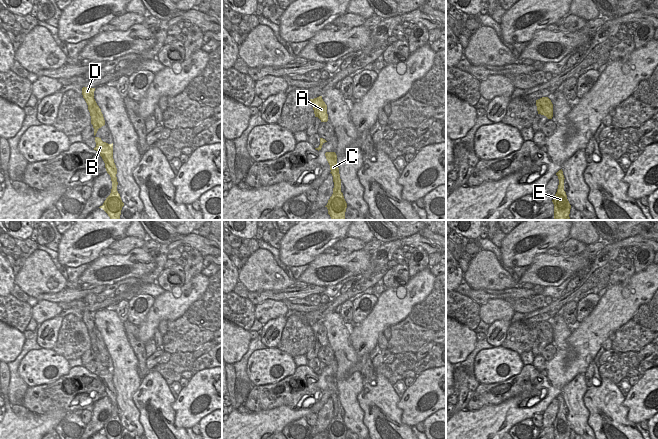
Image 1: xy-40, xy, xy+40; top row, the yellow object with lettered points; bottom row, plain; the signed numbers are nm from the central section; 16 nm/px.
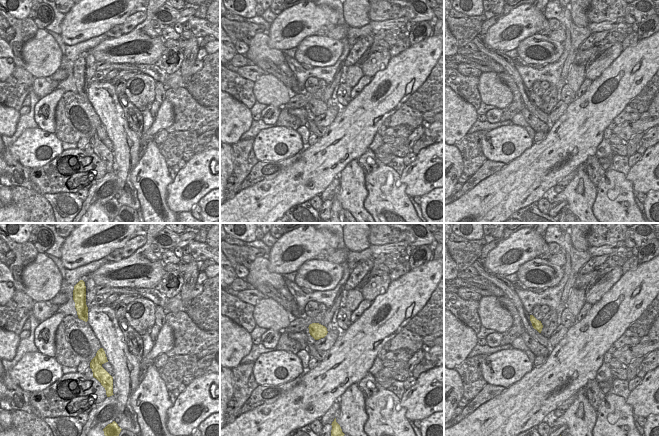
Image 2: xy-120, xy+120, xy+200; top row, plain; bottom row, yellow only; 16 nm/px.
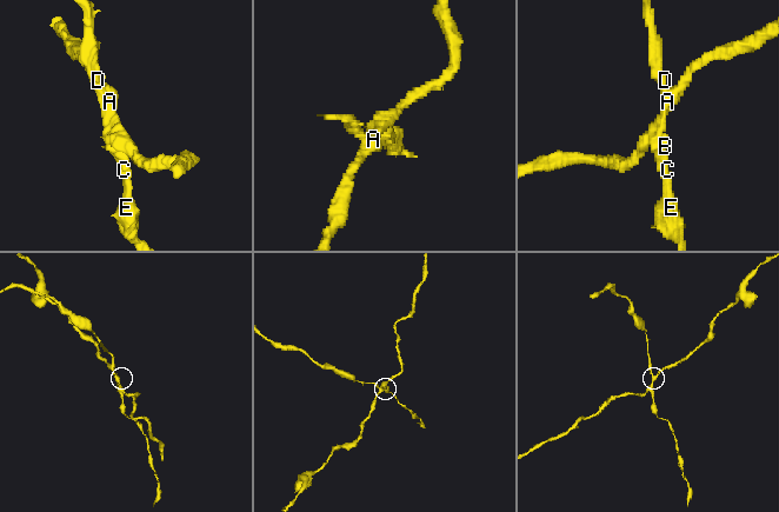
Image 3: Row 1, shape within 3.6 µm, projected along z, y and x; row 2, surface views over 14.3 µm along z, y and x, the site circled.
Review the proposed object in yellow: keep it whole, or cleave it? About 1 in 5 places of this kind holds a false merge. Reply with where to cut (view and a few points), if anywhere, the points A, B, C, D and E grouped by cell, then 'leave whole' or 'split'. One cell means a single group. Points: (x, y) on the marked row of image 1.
xy-40 (94, 101), (94, 114), (99, 127) | A / B C D E | split

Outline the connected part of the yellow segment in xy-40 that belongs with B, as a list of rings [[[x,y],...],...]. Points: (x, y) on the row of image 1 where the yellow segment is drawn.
[[[95,136],[96,150],[102,157],[107,173],[111,177],[112,189],[110,195],[106,198],[103,205],[99,208],[102,208],[110,217],[110,220],[119,220],[121,215],[122,207],[124,203],[121,200],[120,194],[117,191],[117,168],[113,159],[113,143],[108,144],[103,142],[101,138]]]

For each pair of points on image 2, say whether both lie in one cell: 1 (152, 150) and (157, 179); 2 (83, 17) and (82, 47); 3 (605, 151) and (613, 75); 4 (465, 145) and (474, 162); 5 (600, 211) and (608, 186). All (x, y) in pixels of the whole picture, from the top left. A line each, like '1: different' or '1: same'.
1: same
2: different
3: different
4: same
5: same

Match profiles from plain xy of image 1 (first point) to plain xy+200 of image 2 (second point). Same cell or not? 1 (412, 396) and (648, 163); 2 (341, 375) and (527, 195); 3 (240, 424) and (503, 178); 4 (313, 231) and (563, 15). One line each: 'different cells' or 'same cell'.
1: same cell
2: different cells
3: same cell
4: different cells

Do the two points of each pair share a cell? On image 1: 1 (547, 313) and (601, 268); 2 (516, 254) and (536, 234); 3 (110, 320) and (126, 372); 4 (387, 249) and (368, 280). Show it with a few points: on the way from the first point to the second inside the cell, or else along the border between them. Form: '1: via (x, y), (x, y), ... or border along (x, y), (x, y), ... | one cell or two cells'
1: via (561, 301), (573, 295), (588, 282) | one cell
2: via (519, 247), (529, 235) | one cell
3: via (113, 333), (115, 340), (122, 348), (124, 359) | one cell
4: via (386, 257), (378, 265), (375, 272) | one cell

